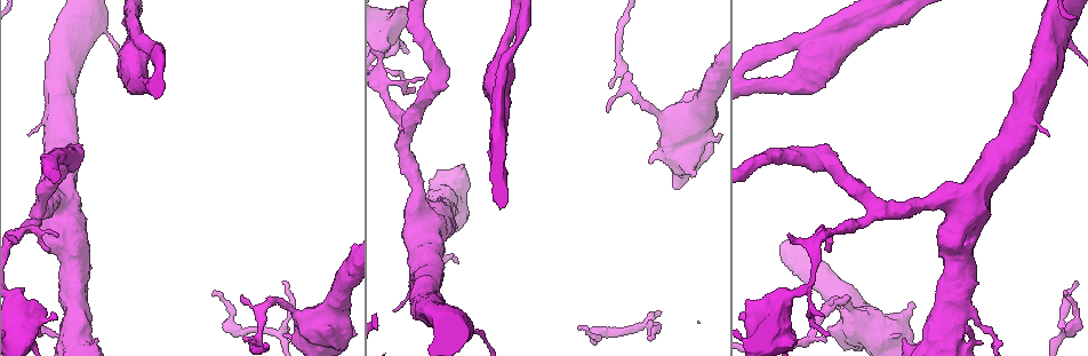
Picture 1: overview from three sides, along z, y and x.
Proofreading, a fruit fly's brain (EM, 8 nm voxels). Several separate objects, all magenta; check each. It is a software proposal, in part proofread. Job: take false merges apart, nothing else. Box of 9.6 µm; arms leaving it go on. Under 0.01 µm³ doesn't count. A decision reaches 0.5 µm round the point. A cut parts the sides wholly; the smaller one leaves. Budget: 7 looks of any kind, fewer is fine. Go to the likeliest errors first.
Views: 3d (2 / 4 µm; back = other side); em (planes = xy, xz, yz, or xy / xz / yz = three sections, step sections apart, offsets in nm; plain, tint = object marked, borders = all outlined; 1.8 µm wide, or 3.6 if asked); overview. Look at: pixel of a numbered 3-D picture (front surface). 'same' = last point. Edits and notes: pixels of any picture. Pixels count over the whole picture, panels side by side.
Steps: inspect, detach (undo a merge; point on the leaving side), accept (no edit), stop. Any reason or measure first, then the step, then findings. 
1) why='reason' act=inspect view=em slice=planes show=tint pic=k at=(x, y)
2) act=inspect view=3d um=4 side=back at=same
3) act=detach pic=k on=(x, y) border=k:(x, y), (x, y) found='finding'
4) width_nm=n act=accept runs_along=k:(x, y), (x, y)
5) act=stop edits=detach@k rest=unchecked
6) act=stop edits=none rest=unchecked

why='abrupt turn' act=inspect view=em slice=planes show=tint pic=1 at=(384, 87)

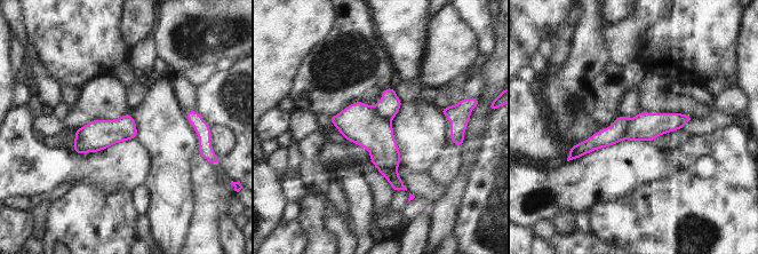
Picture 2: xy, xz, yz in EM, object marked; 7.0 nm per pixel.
act=accept found='one cell here'

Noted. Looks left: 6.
act=inspect view=em slice=planes show=tint pic=1 at=(325, 325)

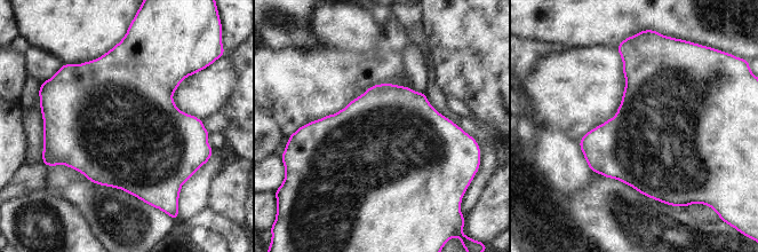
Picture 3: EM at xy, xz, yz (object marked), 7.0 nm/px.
act=accept found='all the same cell'

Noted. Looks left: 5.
why='arms part here' act=inspect view=em slice=xz step=4 show=tint pic=1 at=(826, 310)

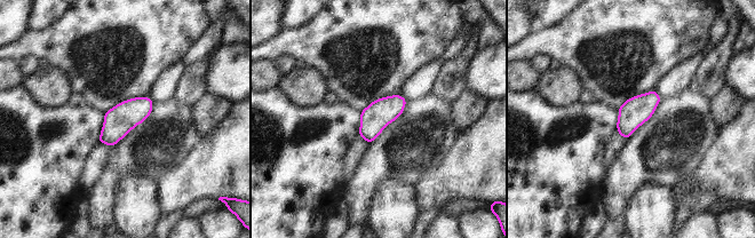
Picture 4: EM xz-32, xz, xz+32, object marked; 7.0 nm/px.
act=accept found='one cell here'

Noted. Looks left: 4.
act=stop edits=none rest=unchecked

